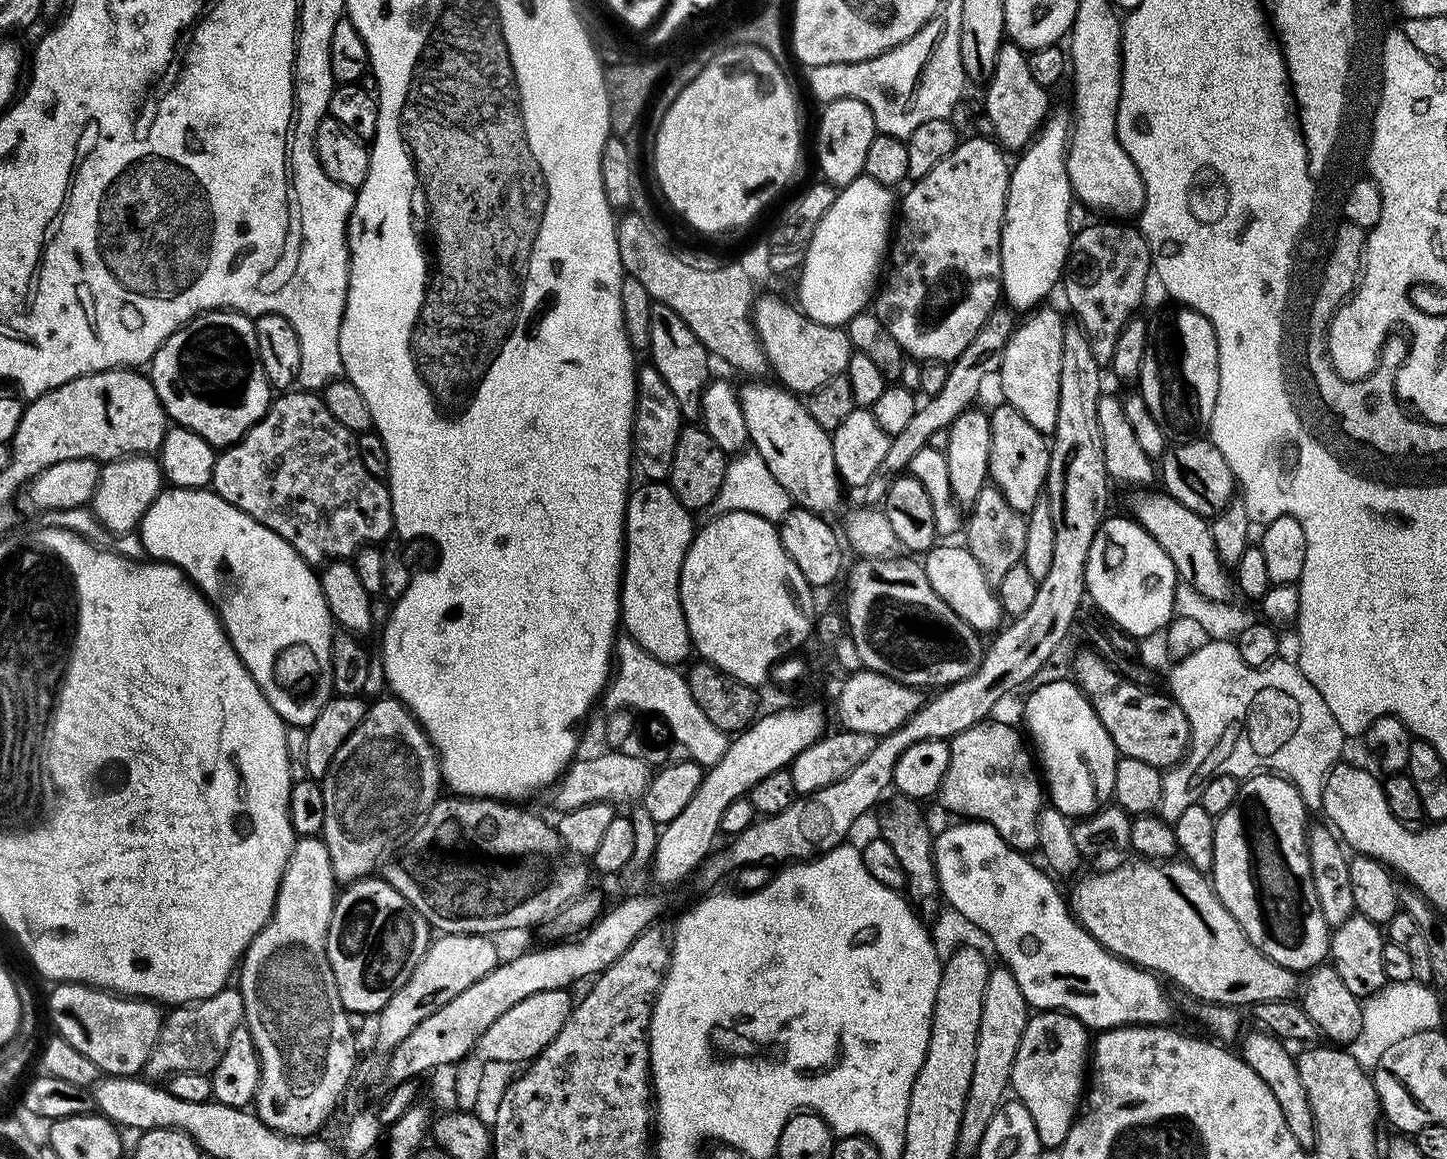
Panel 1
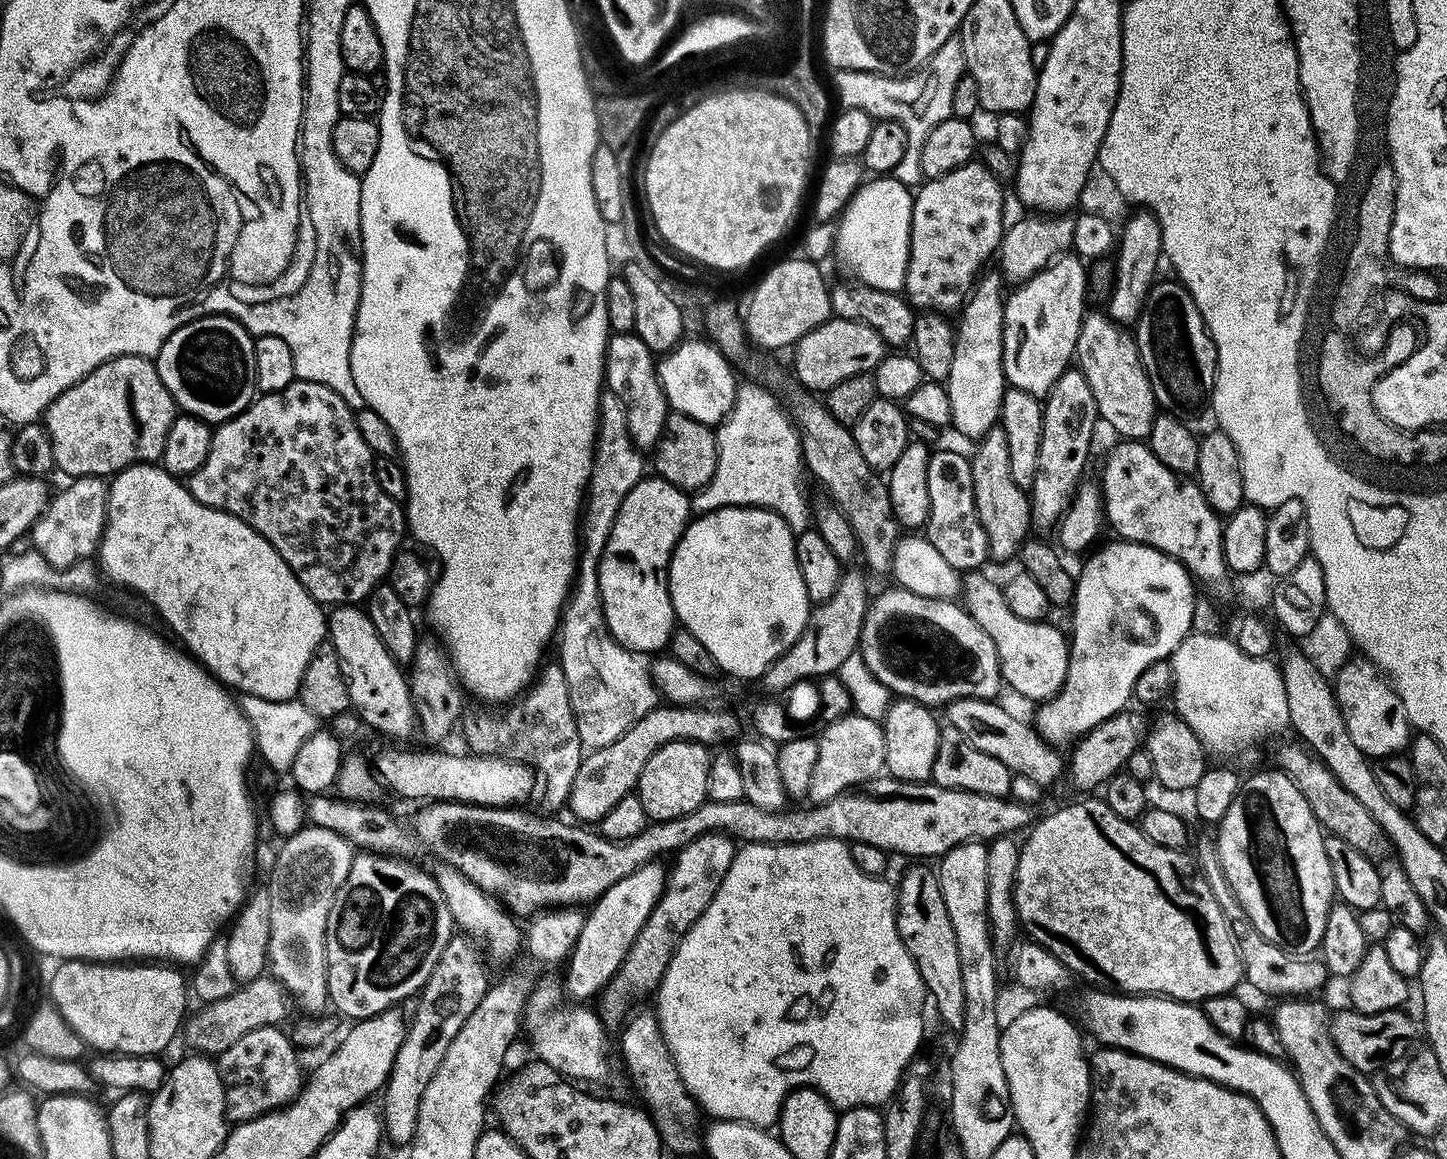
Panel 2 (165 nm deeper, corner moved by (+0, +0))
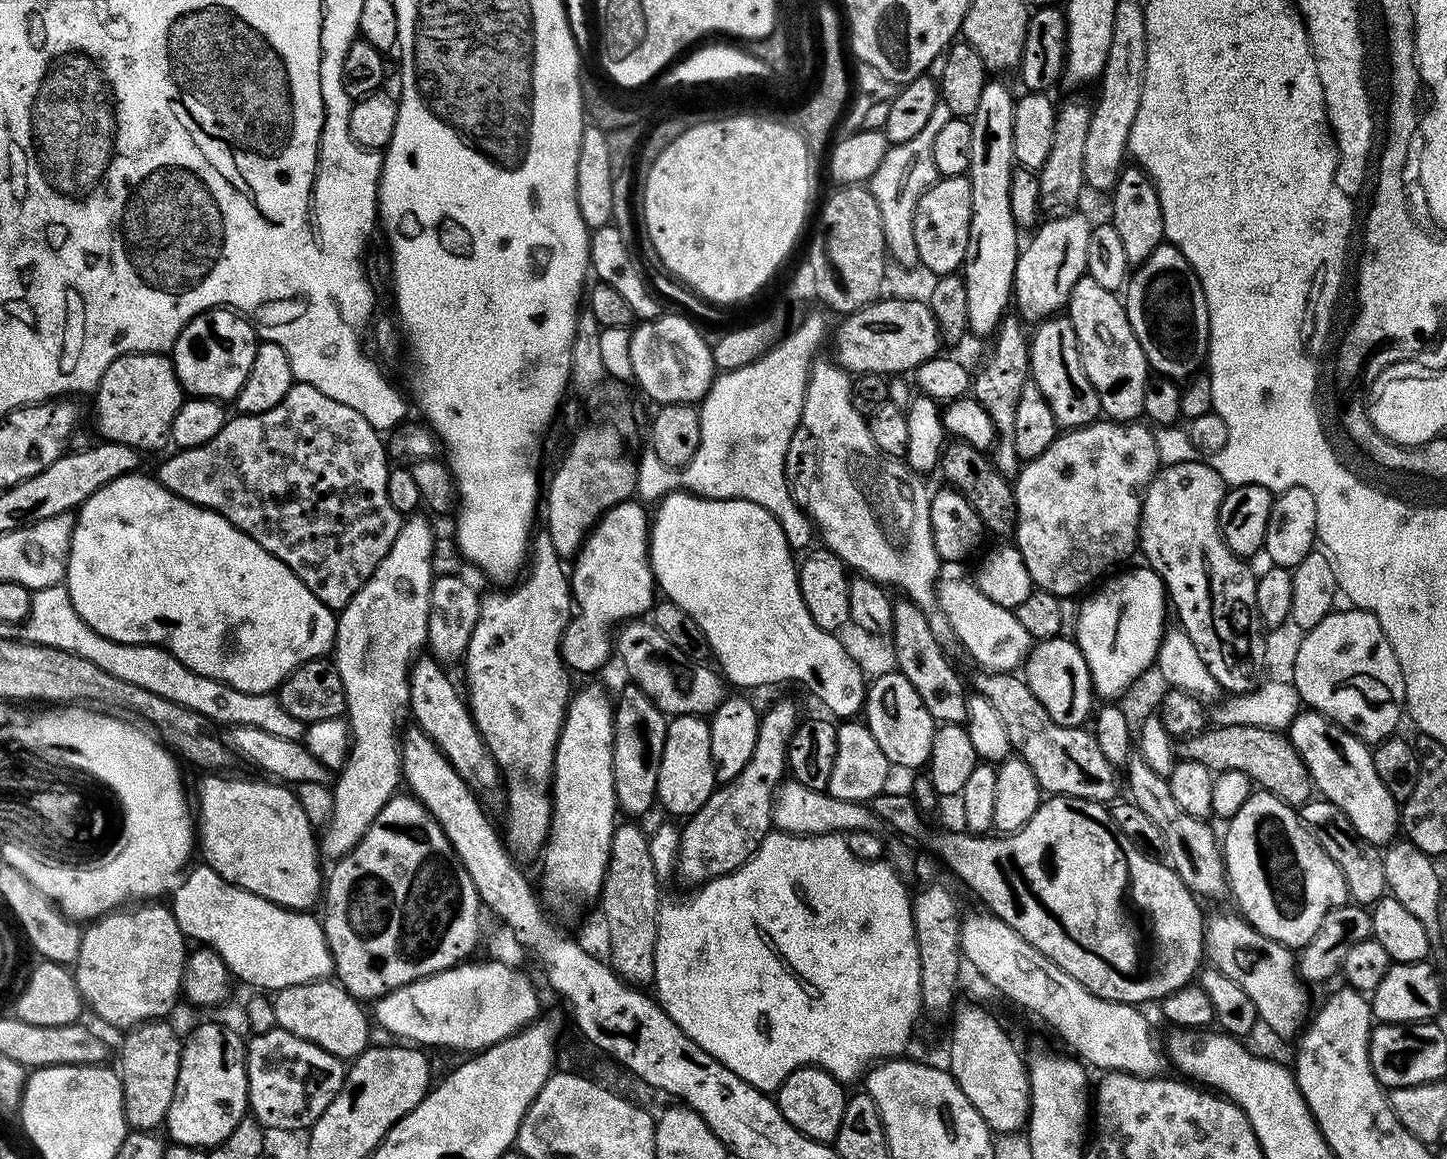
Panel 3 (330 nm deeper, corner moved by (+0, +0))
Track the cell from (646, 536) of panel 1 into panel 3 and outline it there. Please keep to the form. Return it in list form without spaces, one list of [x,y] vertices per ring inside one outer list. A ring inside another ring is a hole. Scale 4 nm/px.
[[[635,499],[615,504],[596,523],[587,540],[574,557],[576,565],[570,568],[572,598],[578,611],[566,626],[564,637],[560,640],[560,657],[573,673],[596,672],[608,659],[614,656],[614,629],[645,614],[651,613],[652,605],[658,599],[656,576],[652,573],[652,562],[648,550],[650,539],[650,512],[643,503]]]

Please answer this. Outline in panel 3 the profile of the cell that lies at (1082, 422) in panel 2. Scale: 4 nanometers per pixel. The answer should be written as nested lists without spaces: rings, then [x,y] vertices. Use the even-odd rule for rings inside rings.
[[[1067,315],[1050,316],[1039,321],[1035,328],[1036,333],[1031,333],[1028,345],[1030,380],[1038,386],[1038,390],[1042,390],[1044,401],[1054,414],[1057,429],[1085,428],[1087,424],[1101,419],[1098,390],[1094,390],[1094,386],[1090,386],[1090,378],[1086,378],[1086,370],[1082,366],[1078,350],[1078,338]]]

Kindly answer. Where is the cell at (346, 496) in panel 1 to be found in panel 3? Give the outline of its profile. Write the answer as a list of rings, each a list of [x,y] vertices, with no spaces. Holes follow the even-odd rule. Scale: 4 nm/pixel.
[[[293,383],[286,398],[282,398],[282,402],[274,406],[274,410],[266,410],[262,414],[250,414],[249,416],[233,415],[224,423],[222,430],[218,430],[214,438],[210,438],[210,442],[193,448],[182,448],[173,453],[173,456],[166,457],[161,462],[160,469],[154,472],[155,479],[159,480],[162,487],[186,502],[197,504],[199,508],[208,508],[211,512],[222,514],[226,522],[230,522],[235,528],[242,530],[250,538],[254,538],[258,546],[262,546],[267,552],[274,554],[274,558],[281,560],[325,606],[333,610],[346,607],[350,598],[358,594],[358,590],[370,578],[370,574],[374,574],[378,562],[382,562],[382,558],[390,554],[390,546],[394,546],[394,538],[398,538],[402,513],[394,510],[394,506],[390,506],[390,494],[386,494],[390,453],[381,433],[377,432],[374,426],[370,426],[370,422],[366,422],[366,418],[362,418],[358,410],[350,410],[350,406],[342,402],[334,402],[334,398],[322,394],[322,390],[309,384]]]

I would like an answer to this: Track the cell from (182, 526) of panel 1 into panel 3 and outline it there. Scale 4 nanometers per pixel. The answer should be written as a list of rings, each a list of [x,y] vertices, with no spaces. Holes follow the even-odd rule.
[[[133,474],[123,476],[90,494],[86,503],[81,504],[75,513],[76,525],[72,531],[72,544],[68,547],[68,571],[66,587],[68,597],[72,600],[74,610],[98,634],[110,638],[114,642],[122,642],[126,646],[134,644],[154,644],[157,648],[165,648],[182,666],[194,670],[194,674],[202,674],[206,678],[214,678],[234,690],[242,690],[250,694],[275,693],[280,683],[298,666],[311,660],[327,657],[333,651],[336,642],[337,613],[328,608],[313,594],[307,586],[292,573],[274,554],[267,552],[254,538],[250,538],[242,530],[238,530],[222,514],[211,512],[208,508],[199,508],[197,504],[178,498],[170,490],[160,485],[159,480],[151,475]]]

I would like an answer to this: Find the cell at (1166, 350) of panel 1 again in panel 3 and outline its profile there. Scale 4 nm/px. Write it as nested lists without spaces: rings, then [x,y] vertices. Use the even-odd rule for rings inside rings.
[[[1162,243],[1131,273],[1122,303],[1130,326],[1148,359],[1148,367],[1157,377],[1187,381],[1205,367],[1208,359],[1208,307],[1198,274],[1184,255],[1170,243]]]

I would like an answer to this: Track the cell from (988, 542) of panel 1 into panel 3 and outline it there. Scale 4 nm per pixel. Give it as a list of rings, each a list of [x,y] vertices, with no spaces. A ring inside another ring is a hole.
[[[1005,315],[1004,319],[1000,321],[999,328],[996,329],[991,337],[992,349],[989,350],[988,357],[985,358],[984,365],[980,368],[980,373],[977,376],[975,373],[974,379],[970,384],[975,400],[982,406],[982,410],[986,410],[986,414],[990,418],[994,429],[995,440],[990,449],[990,459],[995,464],[997,470],[1003,476],[1009,478],[1015,477],[1022,467],[1018,450],[1014,450],[1014,421],[1016,421],[1018,402],[1022,398],[1022,386],[1026,386],[1030,382],[1030,369],[1028,366],[1030,336],[1027,331],[1024,333],[1024,327],[1026,327],[1025,321],[1019,315]]]

